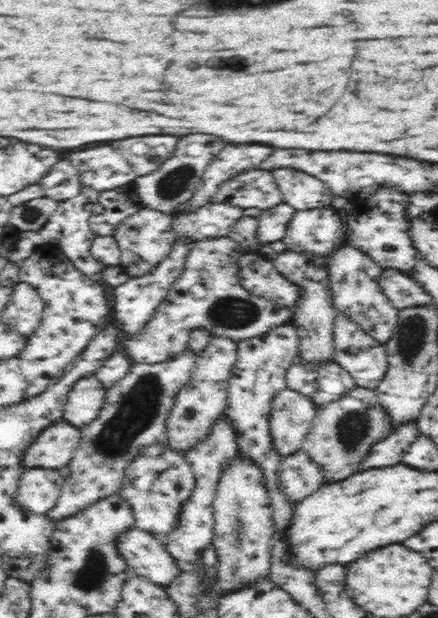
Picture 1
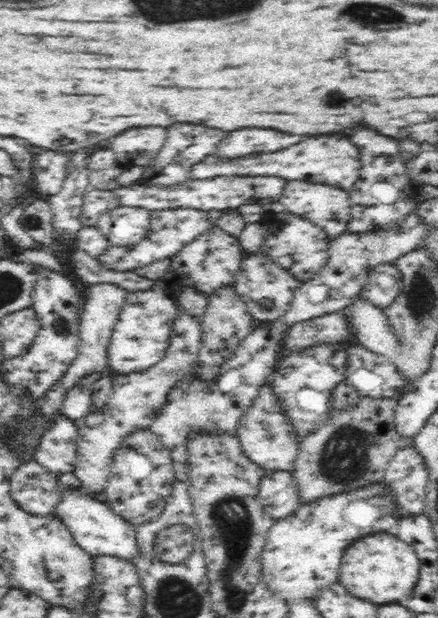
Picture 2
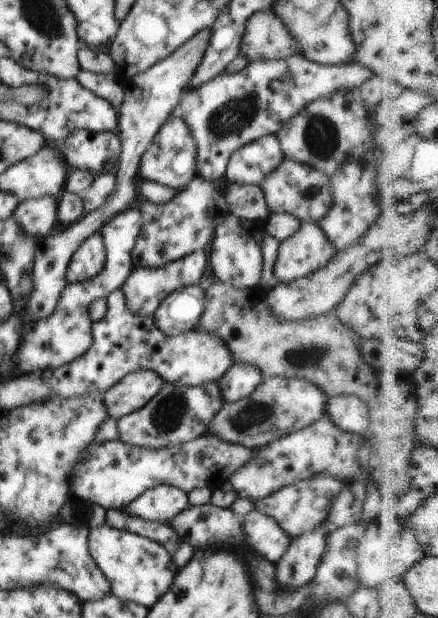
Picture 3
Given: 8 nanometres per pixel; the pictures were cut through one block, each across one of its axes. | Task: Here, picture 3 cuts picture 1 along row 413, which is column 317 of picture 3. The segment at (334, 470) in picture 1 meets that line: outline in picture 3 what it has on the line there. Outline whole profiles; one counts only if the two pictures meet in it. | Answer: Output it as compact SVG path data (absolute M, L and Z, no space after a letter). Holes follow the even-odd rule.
M217 281L205 290L206 310L199 325L202 330L216 334L226 342L234 362L252 364L264 378L272 376L294 377L313 382L328 397L354 395L376 404L378 380L372 368L358 354L358 336L334 312L304 320L284 320L272 314L266 301L266 290L260 285L253 289L240 289ZM372 372L372 386L370 386Z

